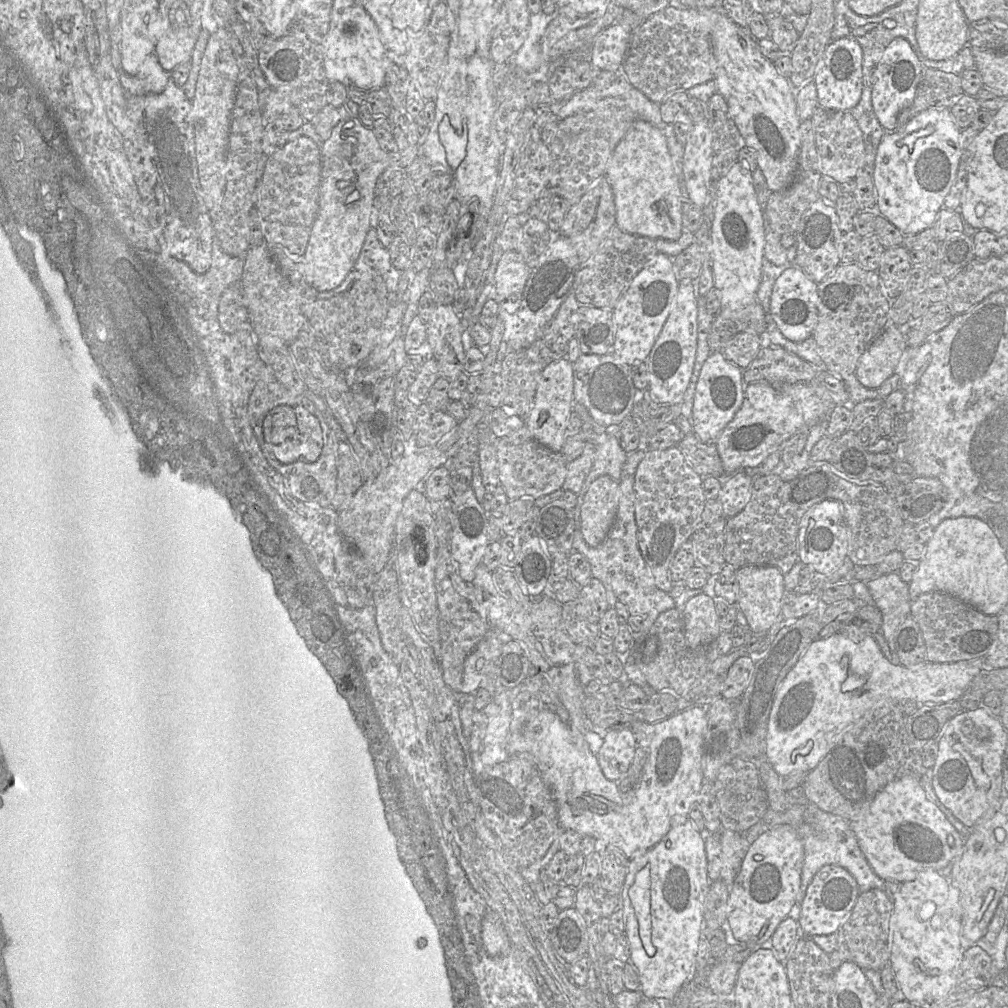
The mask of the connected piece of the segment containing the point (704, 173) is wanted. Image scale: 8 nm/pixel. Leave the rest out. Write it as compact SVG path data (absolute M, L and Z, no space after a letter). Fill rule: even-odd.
M706 119L694 123L684 145L683 176L689 200L703 208L713 168L712 133Z

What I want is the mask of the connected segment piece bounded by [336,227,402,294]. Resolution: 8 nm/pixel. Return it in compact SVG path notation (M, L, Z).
M375 227L369 229L359 257L345 279L336 287L336 294L352 287L362 275L373 270L382 276L389 292L397 290L402 271L392 264L388 249L379 241Z

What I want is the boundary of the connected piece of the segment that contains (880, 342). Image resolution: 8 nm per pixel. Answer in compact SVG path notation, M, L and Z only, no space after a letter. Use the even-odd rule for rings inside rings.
M890 323L860 357L855 375L866 388L878 388L891 377L907 349L902 329Z

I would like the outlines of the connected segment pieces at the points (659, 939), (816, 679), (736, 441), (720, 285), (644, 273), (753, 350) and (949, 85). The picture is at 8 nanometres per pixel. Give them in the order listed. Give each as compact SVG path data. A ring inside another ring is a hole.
M689 819L685 823L673 825L663 839L651 848L644 857L639 860L631 860L631 871L628 874L624 889L621 894L623 900L623 910L627 917L626 935L630 942L631 957L630 962L639 972L642 981L642 993L649 1000L674 1000L680 990L698 976L696 972L696 956L700 941L700 934L703 928L706 898L710 888L708 877L708 862L705 850L705 835L699 832L693 822Z
M833 634L813 641L781 684L768 719L765 757L780 776L808 774L825 757L841 735L856 721L885 705L914 700L941 704L959 700L982 670L984 658L951 663L922 662L913 666L894 665L882 654L873 635L863 639Z
M766 382L746 384L740 409L715 441L724 474L760 466L802 427L805 427L803 415L789 396Z
M740 163L720 178L711 226L709 258L712 262L714 288L720 291L721 310L740 310L757 301L762 276L765 231L752 173Z
M660 252L633 278L612 310L614 346L611 353L620 362L629 366L645 362L671 311L679 283L673 259Z
M740 332L725 343L722 353L739 369L749 367L761 349L761 337L756 332Z
M925 68L916 87L911 107L898 115L898 127L918 113L932 107L951 106L964 94L961 76L934 68Z

